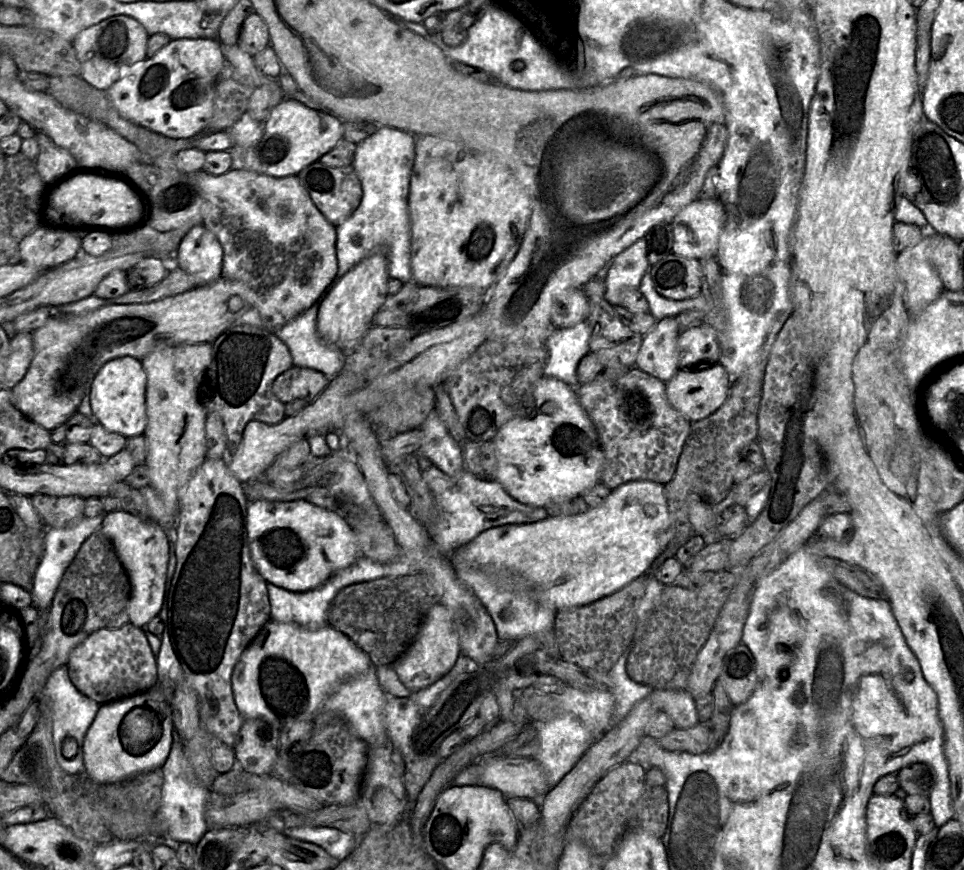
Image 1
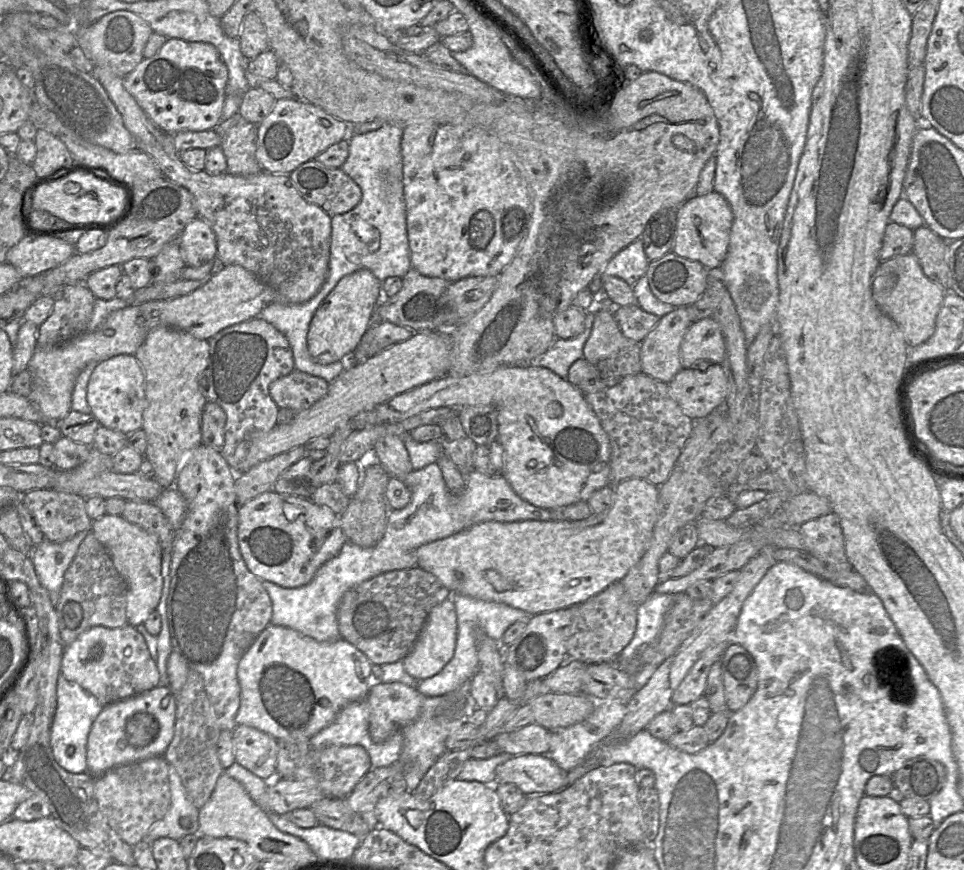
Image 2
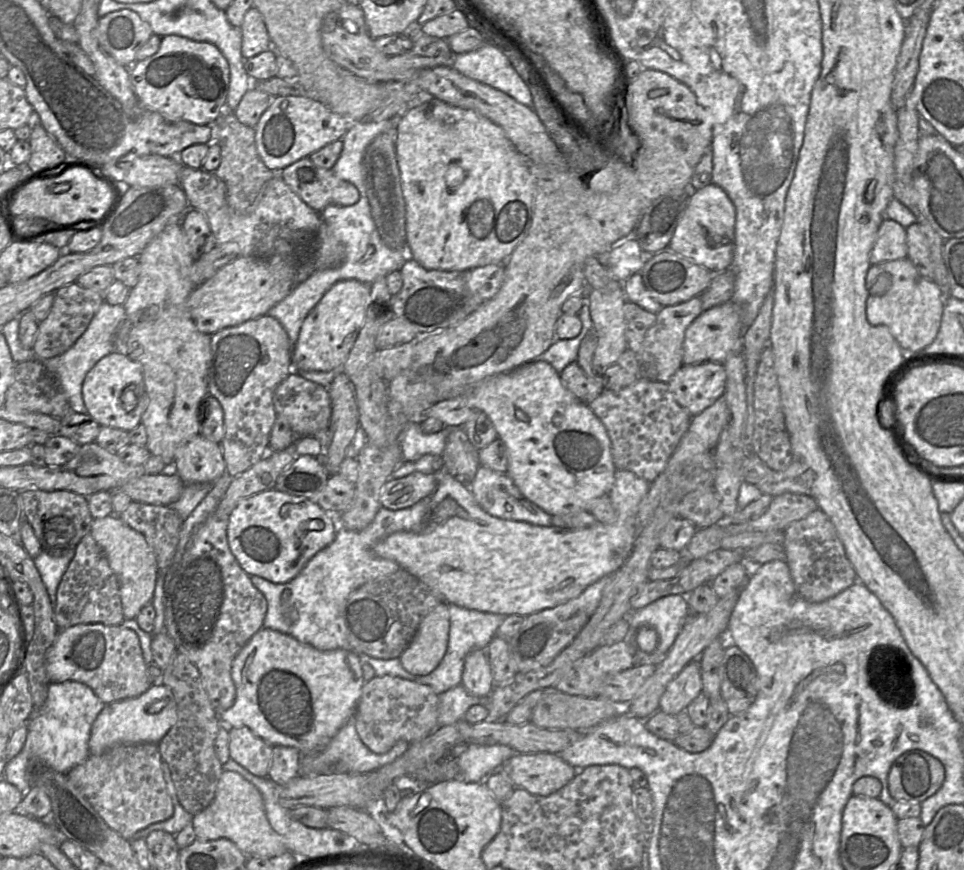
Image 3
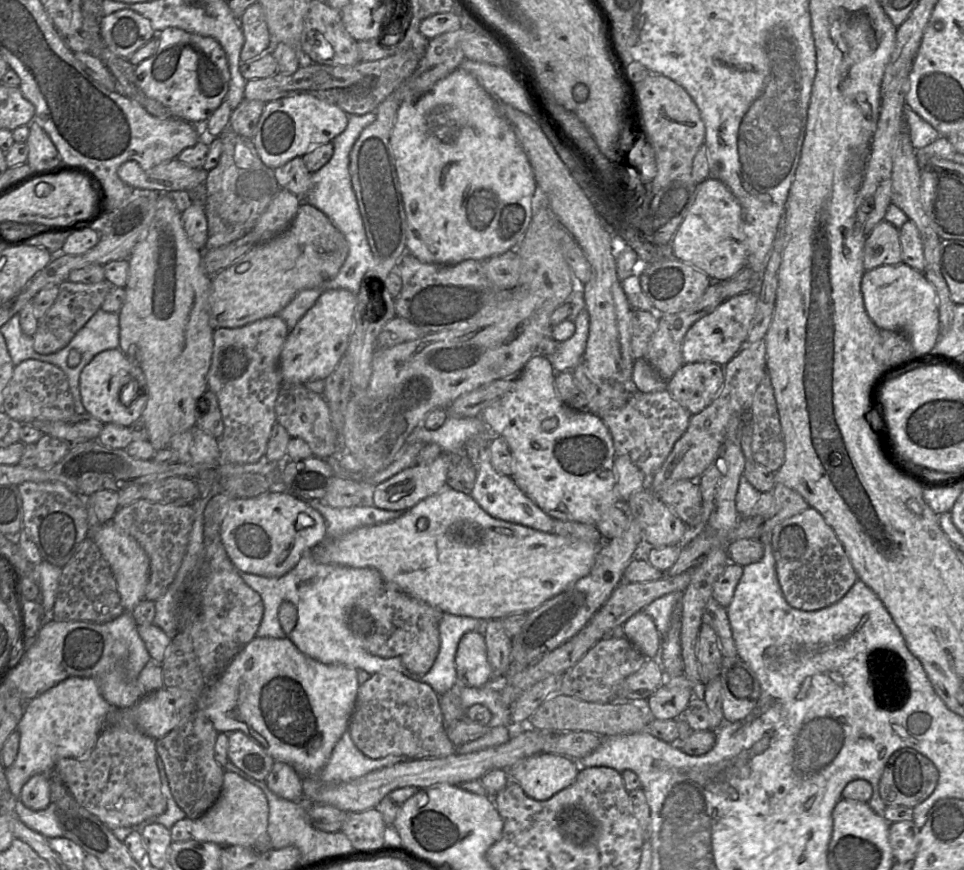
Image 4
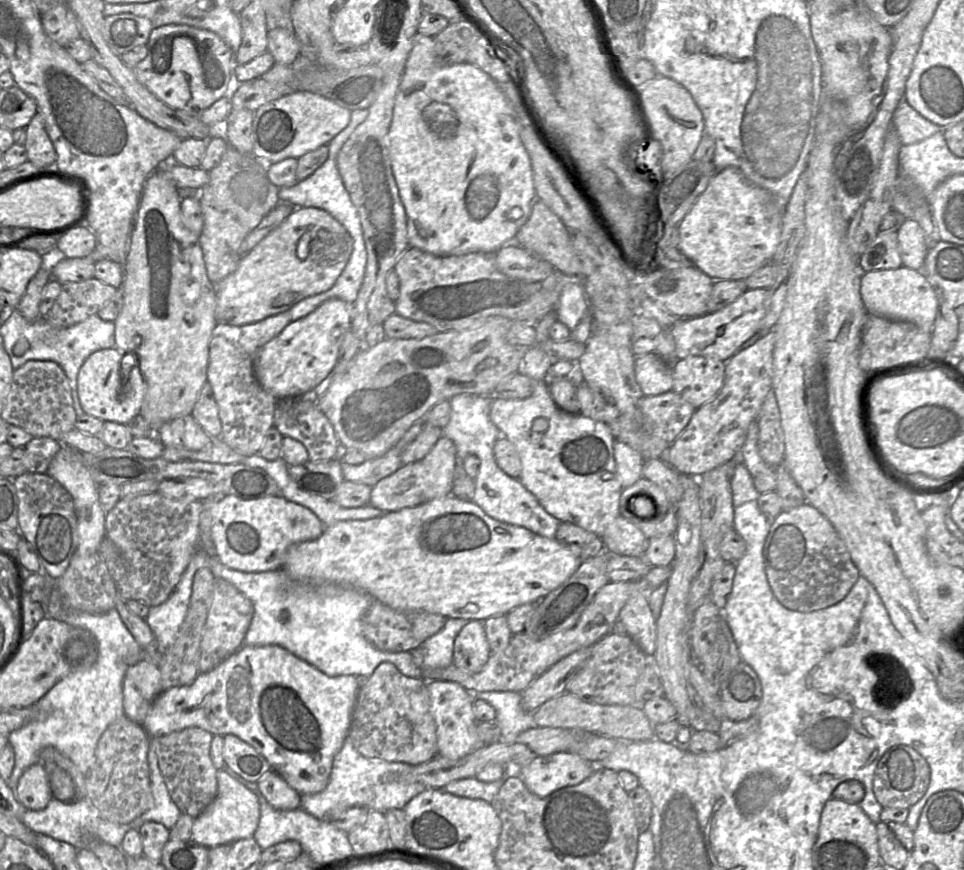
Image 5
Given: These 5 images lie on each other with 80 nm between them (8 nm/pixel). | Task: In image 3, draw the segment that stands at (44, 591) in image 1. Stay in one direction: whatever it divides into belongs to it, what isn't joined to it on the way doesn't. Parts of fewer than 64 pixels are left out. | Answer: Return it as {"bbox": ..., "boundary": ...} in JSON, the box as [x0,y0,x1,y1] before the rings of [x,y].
{"bbox":[34,549,76,608],"boundary":[[[71,549],[66,554],[55,557],[41,551],[41,553],[34,558],[34,563],[46,586],[53,608],[55,608],[57,601],[58,586],[75,552],[76,549]]]}

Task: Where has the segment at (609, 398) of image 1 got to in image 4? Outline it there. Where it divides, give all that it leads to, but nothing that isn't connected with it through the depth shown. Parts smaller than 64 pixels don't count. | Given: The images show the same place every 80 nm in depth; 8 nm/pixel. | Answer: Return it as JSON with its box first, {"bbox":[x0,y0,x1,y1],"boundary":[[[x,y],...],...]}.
{"bbox":[598,390,692,479],"boundary":[[[663,390],[651,393],[634,391],[622,408],[598,416],[610,431],[615,457],[628,456],[646,478],[650,479],[687,429],[692,415],[671,396],[668,390]]]}

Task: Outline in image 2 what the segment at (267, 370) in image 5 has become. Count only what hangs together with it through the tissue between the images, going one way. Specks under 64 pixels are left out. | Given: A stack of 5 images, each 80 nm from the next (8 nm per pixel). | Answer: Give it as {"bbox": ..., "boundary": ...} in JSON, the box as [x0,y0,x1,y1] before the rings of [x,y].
{"bbox":[307,269,382,364],"boundary":[[[360,269],[342,277],[321,302],[310,322],[307,350],[311,359],[320,364],[347,361],[370,328],[382,298],[381,281],[368,269]]]}

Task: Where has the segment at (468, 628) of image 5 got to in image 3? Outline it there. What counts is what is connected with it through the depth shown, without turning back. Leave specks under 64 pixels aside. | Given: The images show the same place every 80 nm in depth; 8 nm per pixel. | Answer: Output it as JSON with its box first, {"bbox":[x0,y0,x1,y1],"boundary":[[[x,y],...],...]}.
{"bbox":[461,649,495,698],"boundary":[[[487,649],[474,650],[466,656],[461,686],[480,698],[490,696],[495,682],[487,657]]]}

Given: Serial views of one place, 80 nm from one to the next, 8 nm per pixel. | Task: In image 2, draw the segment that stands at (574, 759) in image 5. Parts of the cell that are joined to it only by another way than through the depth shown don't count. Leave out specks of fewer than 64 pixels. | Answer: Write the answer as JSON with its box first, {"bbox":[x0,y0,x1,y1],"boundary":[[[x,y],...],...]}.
{"bbox":[496,754,567,796],"boundary":[[[520,754],[496,768],[496,783],[511,783],[526,796],[554,793],[567,785],[567,772],[550,757]]]}

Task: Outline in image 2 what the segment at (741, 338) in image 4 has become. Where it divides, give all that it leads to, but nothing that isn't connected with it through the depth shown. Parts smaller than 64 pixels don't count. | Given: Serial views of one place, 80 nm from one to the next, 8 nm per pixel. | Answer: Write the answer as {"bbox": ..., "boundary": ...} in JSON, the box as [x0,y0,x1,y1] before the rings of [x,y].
{"bbox":[680,317,725,368],"boundary":[[[713,317],[692,322],[680,347],[682,368],[699,368],[704,364],[721,364],[725,357],[725,339]]]}

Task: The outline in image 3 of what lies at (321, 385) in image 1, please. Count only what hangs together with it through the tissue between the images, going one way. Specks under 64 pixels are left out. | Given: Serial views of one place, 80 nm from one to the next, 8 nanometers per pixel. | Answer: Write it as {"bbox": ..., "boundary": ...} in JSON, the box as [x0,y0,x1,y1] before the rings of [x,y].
{"bbox":[273,370,331,451],"boundary":[[[292,370],[275,388],[273,404],[276,415],[284,416],[287,419],[294,435],[318,437],[323,451],[326,451],[328,426],[331,417],[331,401],[328,388],[306,380],[297,371]]]}

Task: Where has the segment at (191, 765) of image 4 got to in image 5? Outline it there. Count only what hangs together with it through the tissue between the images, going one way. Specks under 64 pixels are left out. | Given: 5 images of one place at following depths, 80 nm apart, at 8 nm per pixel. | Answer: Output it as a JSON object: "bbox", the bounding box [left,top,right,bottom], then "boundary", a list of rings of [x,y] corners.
{"bbox":[153,727,218,818],"boundary":[[[188,727],[172,733],[153,737],[159,769],[172,801],[178,809],[192,818],[198,817],[217,795],[218,784],[210,748],[213,734],[198,727]]]}

